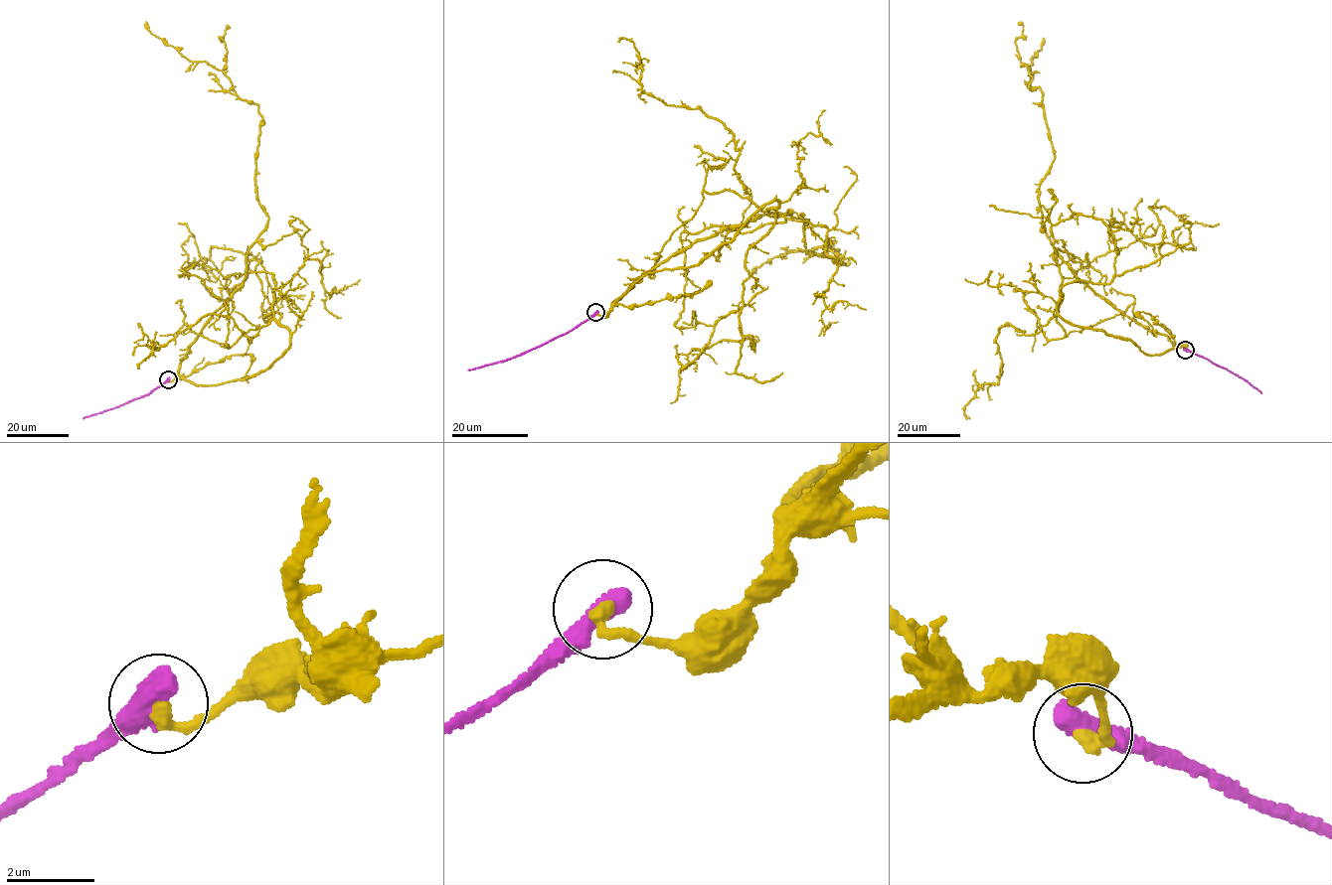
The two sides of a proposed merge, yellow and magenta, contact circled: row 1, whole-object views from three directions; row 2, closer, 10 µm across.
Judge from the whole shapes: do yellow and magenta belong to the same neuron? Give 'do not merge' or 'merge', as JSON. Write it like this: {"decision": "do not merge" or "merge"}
{"decision": "do not merge"}

